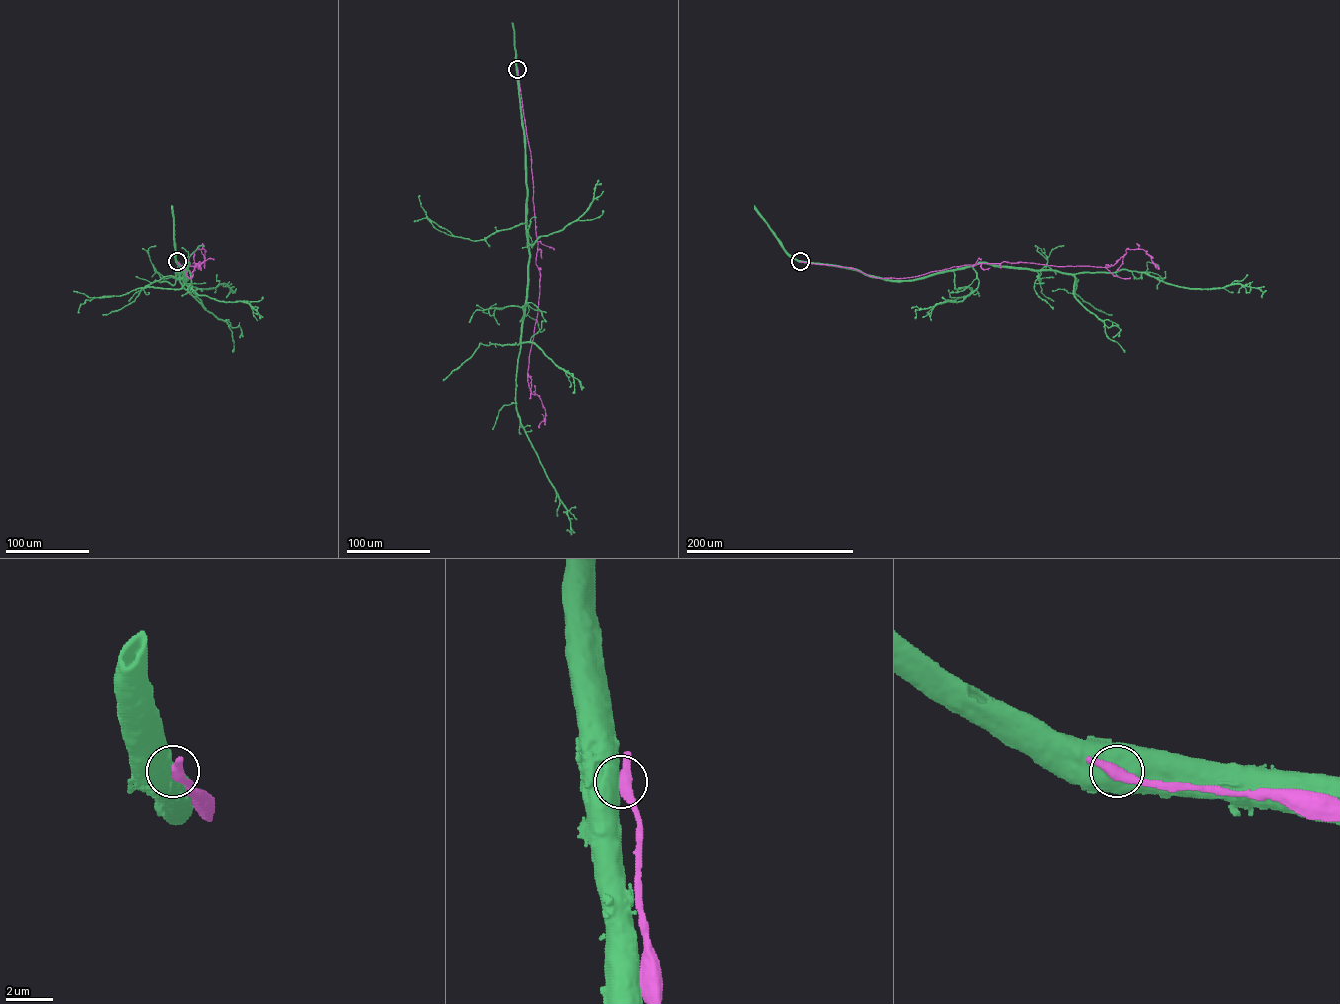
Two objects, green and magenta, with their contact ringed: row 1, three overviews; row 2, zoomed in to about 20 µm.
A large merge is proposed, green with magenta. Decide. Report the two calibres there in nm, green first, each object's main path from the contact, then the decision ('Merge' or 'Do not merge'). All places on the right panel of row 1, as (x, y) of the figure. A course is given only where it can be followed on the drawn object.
Thickness 750 nm (green) against 400 nm. Course of green: (800, 261), (896, 280), (983, 263), (1072, 274), (1127, 269), (1190, 288), (1240, 284), (1259, 288), (1261, 297). Course of magenta: (800, 261), (897, 278), (1004, 261), (1107, 267), (1127, 249), (1141, 249), (1159, 269). Do not merge

